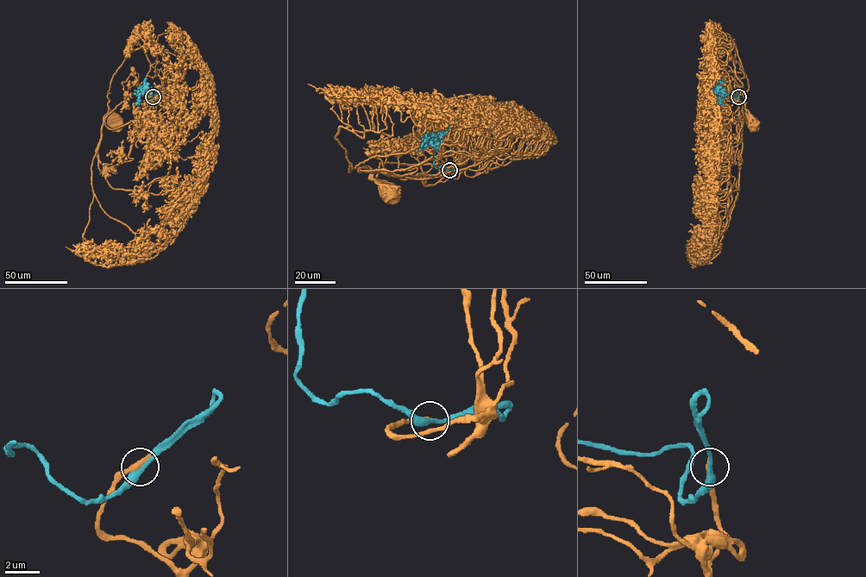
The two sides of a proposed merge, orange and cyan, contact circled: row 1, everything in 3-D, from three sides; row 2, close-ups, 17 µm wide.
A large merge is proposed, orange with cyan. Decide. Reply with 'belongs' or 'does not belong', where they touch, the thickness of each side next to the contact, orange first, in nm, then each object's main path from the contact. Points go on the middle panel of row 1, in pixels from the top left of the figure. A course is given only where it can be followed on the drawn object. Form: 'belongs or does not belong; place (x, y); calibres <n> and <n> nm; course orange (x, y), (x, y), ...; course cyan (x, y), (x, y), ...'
belongs; place (449, 170); calibres 360 and 320 nm; course orange (449, 170), (444, 170), (454, 169), (439, 176), (407, 178), (371, 169), (373, 178), (382, 181), (385, 188); course cyan (448, 170), (433, 165), (435, 148), (429, 141), (423, 146), (427, 139), (420, 147)

